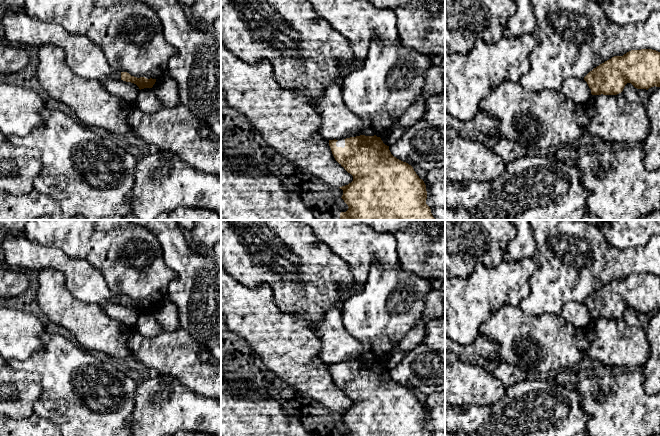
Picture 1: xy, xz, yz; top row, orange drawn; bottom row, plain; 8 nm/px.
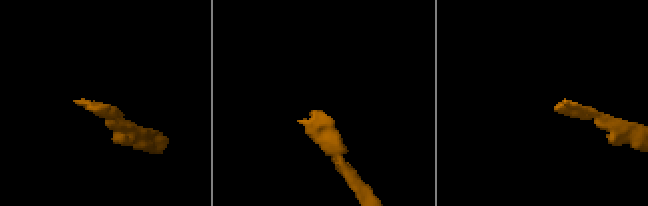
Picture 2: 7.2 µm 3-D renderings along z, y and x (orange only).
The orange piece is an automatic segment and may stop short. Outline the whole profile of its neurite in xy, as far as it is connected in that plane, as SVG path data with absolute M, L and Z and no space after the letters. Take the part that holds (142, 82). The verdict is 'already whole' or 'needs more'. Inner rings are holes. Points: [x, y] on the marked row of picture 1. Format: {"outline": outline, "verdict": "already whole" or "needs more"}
{"outline": "M7 7L2 14L5 40L11 45L40 47L53 44L62 48L67 66L87 79L113 77L136 84L139 89L152 88L156 79L134 77L114 71L101 48L85 36L73 34L58 24L46 23L28 15L24 8Z", "verdict": "needs more"}

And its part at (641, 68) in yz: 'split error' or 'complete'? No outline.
complete

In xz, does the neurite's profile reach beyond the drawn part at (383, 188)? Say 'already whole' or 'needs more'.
needs more

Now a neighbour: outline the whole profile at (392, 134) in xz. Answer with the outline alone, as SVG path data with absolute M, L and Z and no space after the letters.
M394 122L391 127L380 133L380 138L385 145L390 146L401 137L407 128L409 127L404 127L398 122Z

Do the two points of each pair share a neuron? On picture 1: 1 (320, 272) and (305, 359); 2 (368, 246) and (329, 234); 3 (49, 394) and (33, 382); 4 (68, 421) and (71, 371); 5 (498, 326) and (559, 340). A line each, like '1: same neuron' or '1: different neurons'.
1: different neurons
2: same neuron
3: different neurons
4: same neuron
5: same neuron

